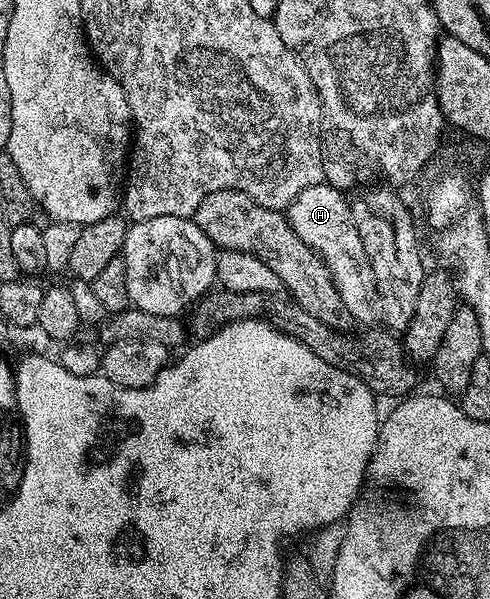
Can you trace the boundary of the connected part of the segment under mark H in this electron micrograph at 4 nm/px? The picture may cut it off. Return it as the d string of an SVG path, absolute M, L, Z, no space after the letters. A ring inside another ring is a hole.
M324 181L305 189L305 193L285 208L285 214L293 233L297 233L297 237L301 237L301 241L305 241L305 245L309 245L325 261L352 320L356 324L363 323L359 325L371 325L377 319L373 269L369 265L365 245L361 245L361 237L353 225L348 196L343 195L346 194L340 188Z

